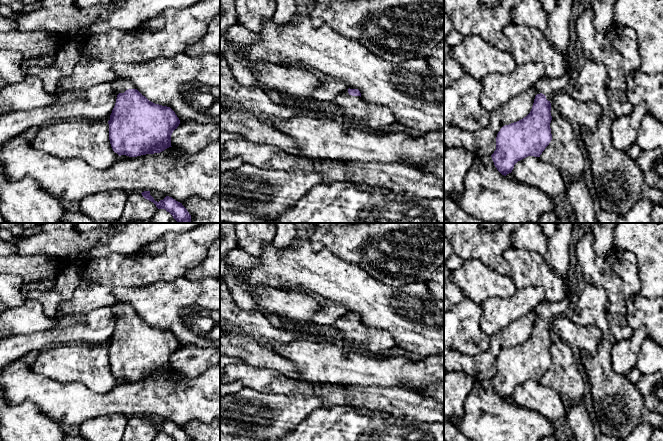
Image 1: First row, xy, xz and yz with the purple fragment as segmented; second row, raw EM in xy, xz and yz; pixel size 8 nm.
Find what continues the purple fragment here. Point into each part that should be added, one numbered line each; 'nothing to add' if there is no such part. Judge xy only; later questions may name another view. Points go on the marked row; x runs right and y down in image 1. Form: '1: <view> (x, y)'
1: xy (120, 85)

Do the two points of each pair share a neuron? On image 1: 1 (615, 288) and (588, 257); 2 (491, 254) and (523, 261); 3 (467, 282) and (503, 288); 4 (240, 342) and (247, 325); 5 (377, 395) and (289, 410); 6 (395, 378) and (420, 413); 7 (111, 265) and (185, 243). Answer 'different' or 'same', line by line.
1: same
2: different
3: same
4: different
5: different
6: different
7: same

